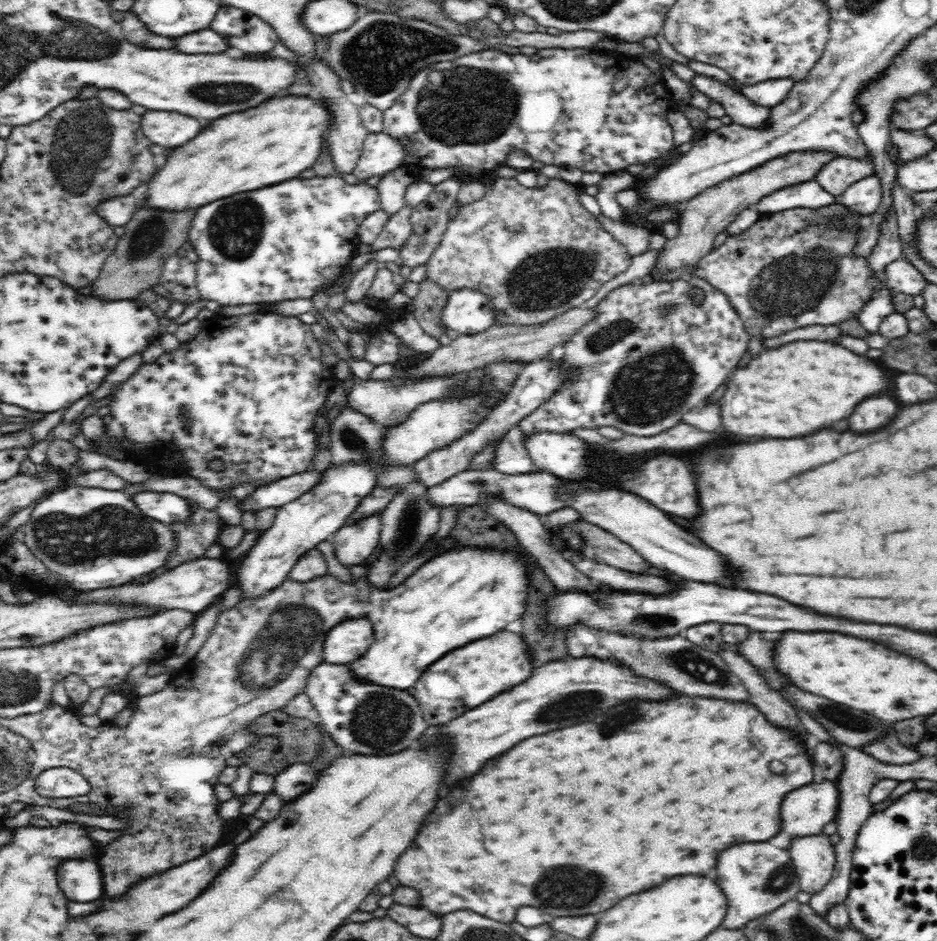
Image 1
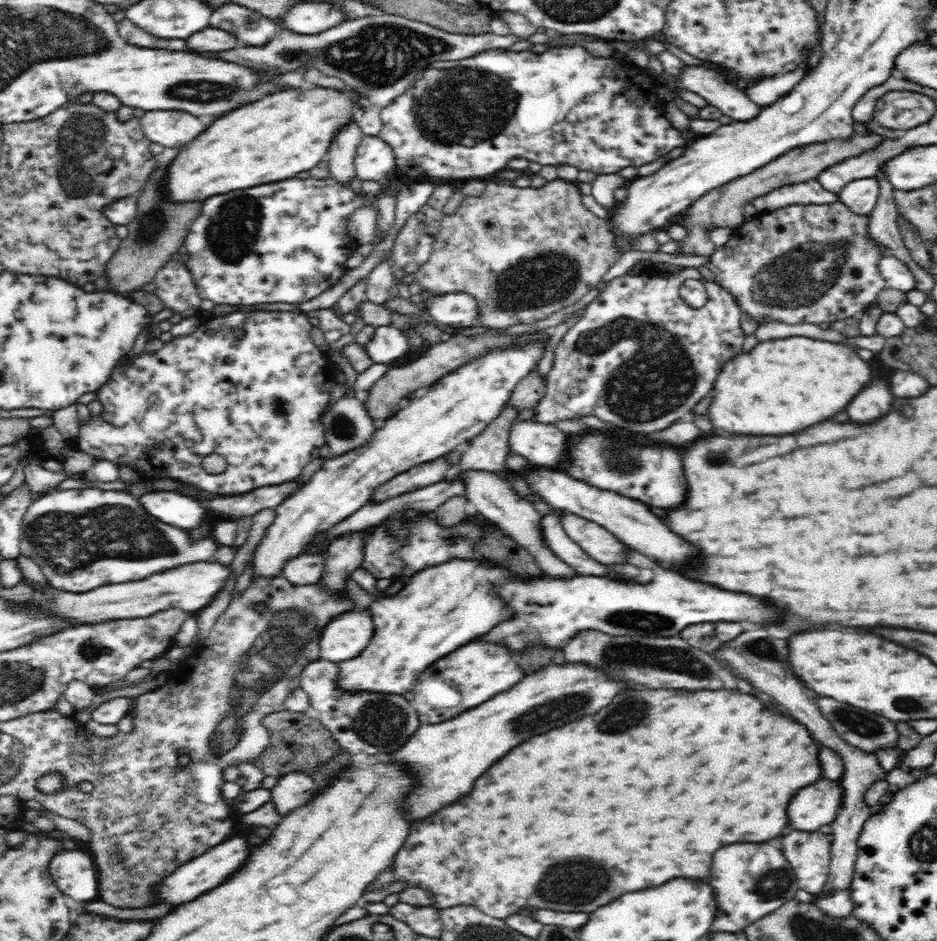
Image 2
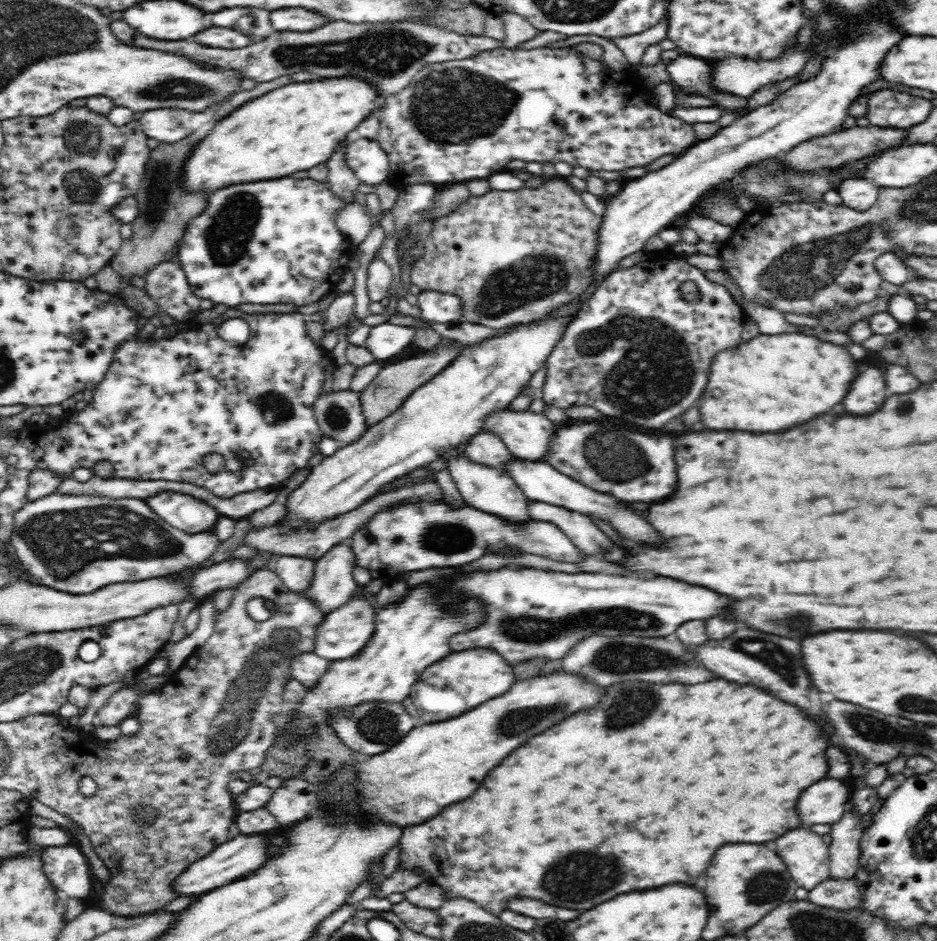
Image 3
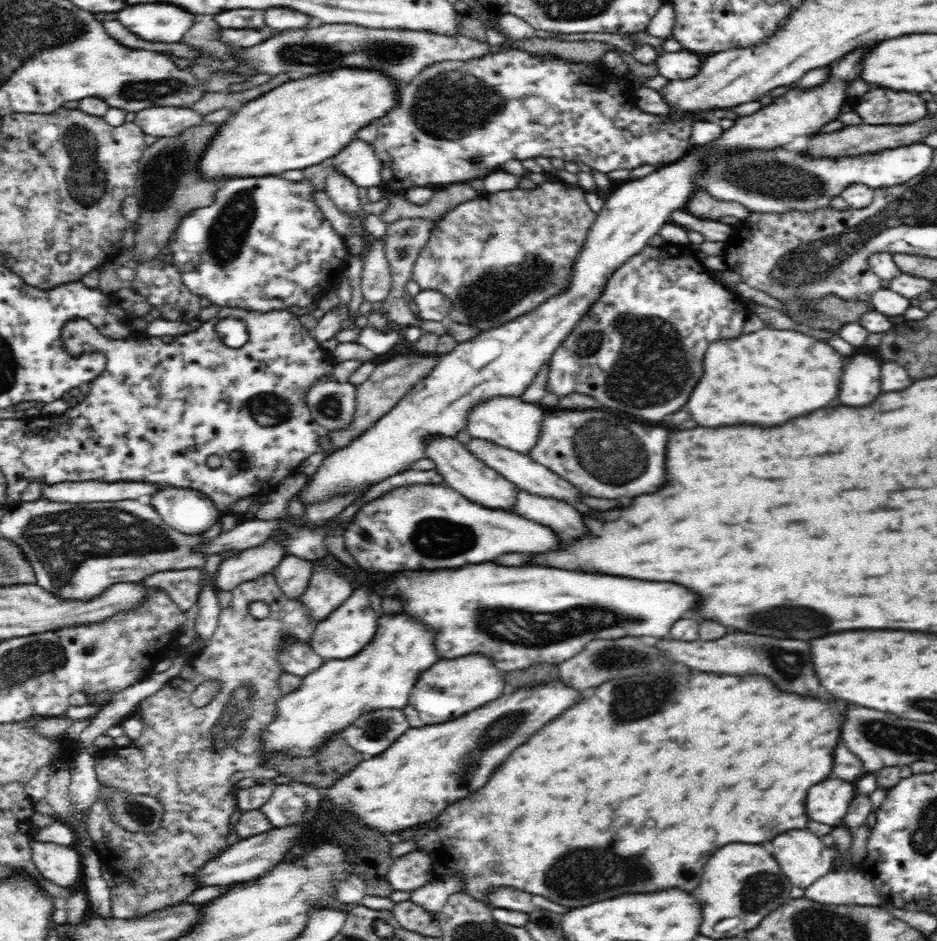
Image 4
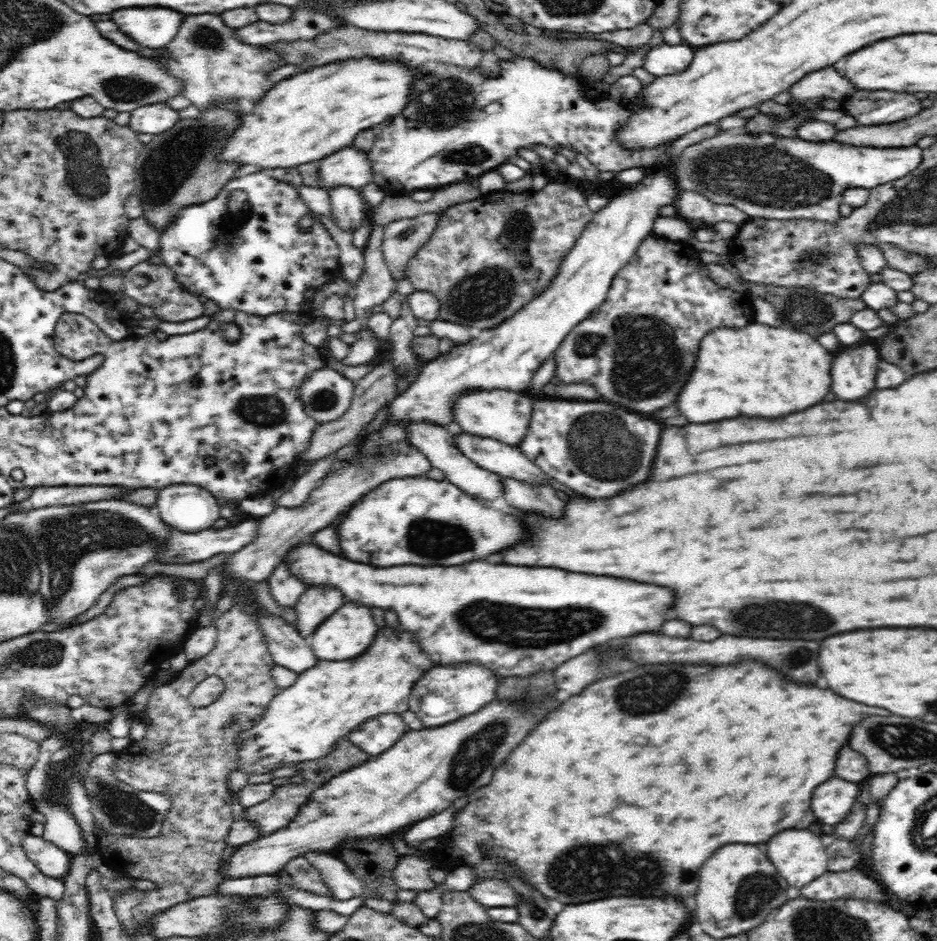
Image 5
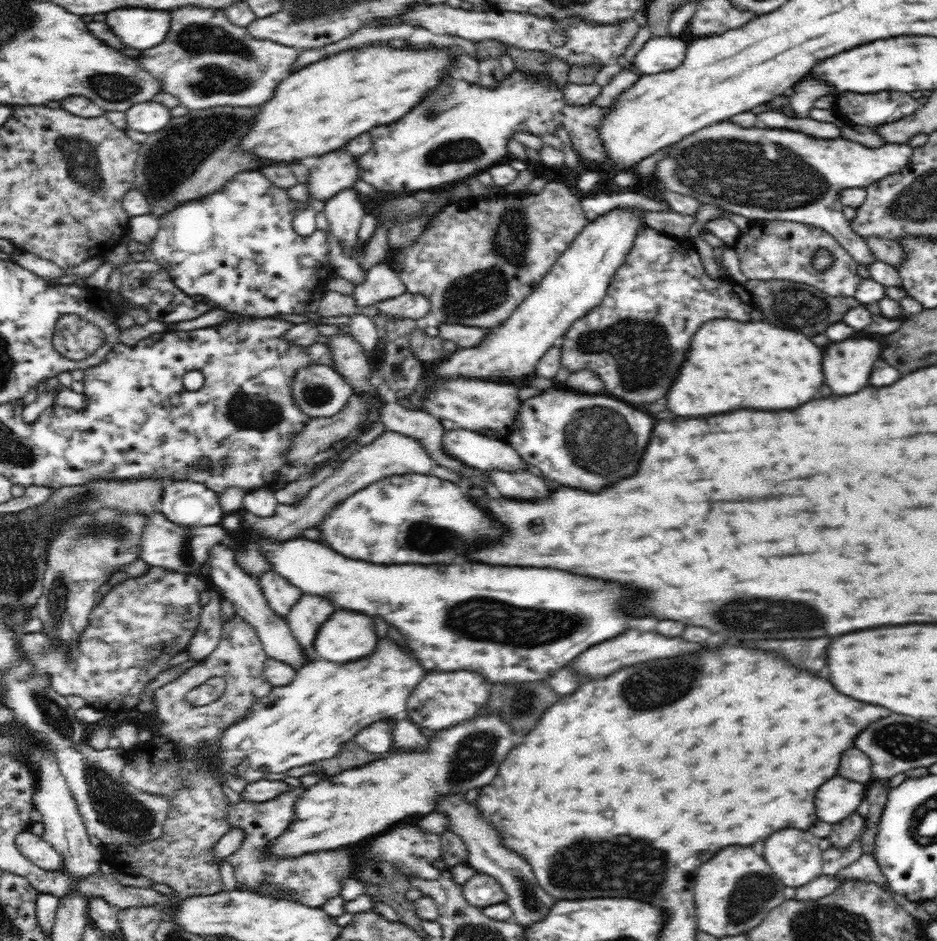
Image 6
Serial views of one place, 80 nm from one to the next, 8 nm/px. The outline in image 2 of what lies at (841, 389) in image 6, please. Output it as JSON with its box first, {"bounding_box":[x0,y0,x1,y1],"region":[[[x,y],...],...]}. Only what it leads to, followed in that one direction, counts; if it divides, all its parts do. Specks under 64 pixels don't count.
{"bounding_box":[848,378,892,424],"region":[[[876,378],[852,400],[852,404],[848,408],[848,416],[850,416],[850,422],[870,424],[870,422],[882,418],[884,414],[888,414],[890,406],[892,406],[890,388],[884,380]]]}

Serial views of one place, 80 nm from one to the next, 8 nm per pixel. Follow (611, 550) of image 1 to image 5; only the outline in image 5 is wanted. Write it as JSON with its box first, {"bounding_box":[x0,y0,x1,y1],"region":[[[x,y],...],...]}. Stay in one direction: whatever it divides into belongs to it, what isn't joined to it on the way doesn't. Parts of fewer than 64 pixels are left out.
{"bounding_box":[502,478,564,520],"region":[[[502,478],[505,486],[504,500],[518,512],[534,512],[544,518],[558,520],[564,516],[564,500],[558,498],[548,485],[536,487],[512,478]]]}

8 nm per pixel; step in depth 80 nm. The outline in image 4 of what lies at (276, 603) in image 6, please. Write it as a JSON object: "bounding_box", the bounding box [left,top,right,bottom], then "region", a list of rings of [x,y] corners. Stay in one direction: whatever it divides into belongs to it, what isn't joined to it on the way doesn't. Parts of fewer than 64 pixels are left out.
{"bounding_box":[272,555,313,598],"region":[[[285,555],[272,573],[288,598],[299,598],[309,586],[312,571],[313,561]]]}

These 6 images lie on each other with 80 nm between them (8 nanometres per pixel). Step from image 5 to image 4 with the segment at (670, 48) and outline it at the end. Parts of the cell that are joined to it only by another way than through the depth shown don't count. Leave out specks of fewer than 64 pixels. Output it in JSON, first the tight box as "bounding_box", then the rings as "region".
{"bounding_box":[654,49,701,80],"region":[[[682,49],[678,52],[658,54],[654,62],[659,74],[668,80],[691,79],[697,75],[701,67],[701,56]]]}

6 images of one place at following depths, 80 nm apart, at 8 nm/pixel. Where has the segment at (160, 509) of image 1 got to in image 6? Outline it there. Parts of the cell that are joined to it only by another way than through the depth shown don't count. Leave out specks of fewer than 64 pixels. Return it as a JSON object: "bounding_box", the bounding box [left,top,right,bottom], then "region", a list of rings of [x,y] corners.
{"bounding_box":[161,481,223,527],"region":[[[194,481],[168,482],[162,490],[161,512],[182,527],[205,527],[221,525],[223,517],[219,496],[205,484]]]}

